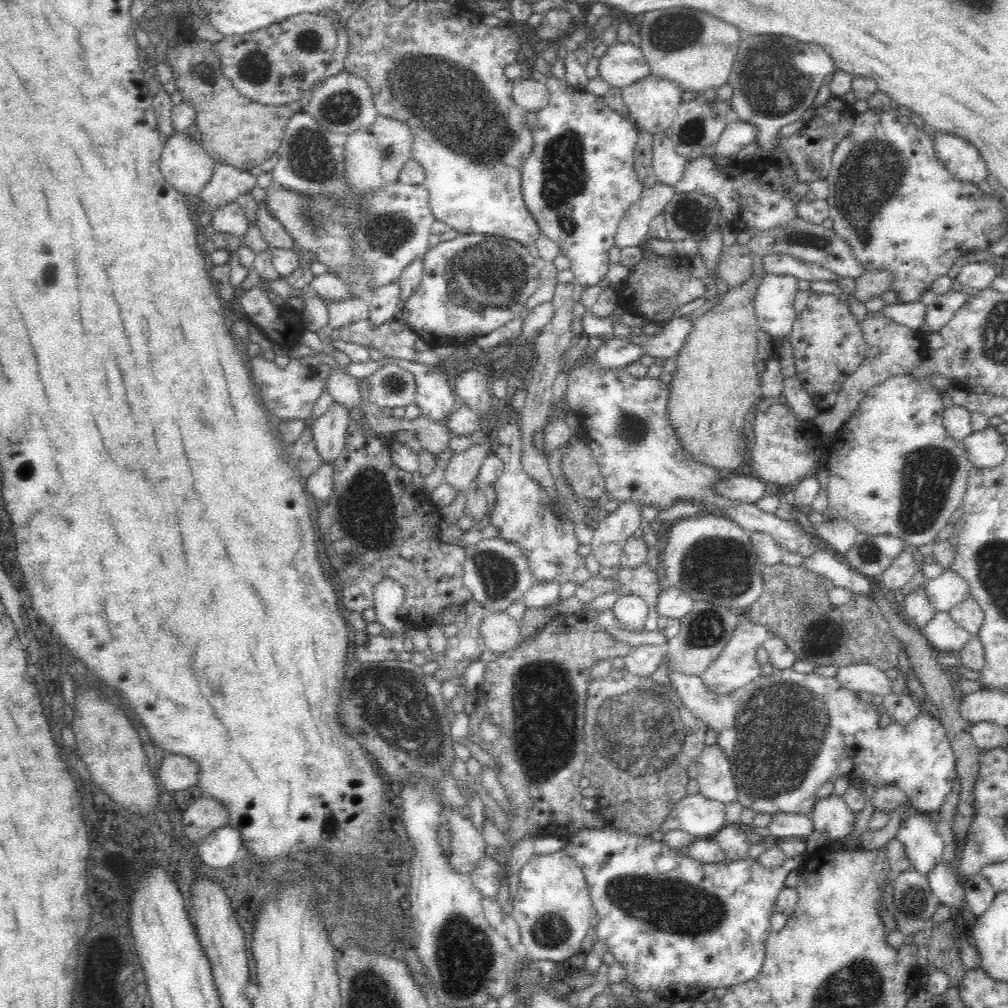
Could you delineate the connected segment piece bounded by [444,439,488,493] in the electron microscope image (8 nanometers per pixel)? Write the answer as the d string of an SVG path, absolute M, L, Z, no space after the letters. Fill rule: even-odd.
M482 440L465 450L451 451L445 467L445 481L456 491L468 493L472 489L472 482L476 478L484 459L488 455L487 446Z

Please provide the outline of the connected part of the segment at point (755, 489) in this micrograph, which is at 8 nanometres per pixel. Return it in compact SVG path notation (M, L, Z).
M748 475L724 478L712 486L712 491L730 501L754 503L773 489L762 479Z

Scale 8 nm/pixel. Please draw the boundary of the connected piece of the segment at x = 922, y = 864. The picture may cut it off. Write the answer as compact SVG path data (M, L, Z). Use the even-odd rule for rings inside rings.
M915 811L907 814L895 836L904 846L914 871L925 875L943 860L944 842L929 814Z

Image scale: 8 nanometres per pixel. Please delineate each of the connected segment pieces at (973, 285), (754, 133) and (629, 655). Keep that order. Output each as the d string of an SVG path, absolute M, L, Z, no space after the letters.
M970 262L961 266L957 280L968 295L990 288L992 280L999 274L998 265L993 262Z
M733 117L720 133L718 142L714 145L715 154L731 157L740 152L742 148L758 140L758 129L748 122Z
M659 645L632 646L623 656L627 670L636 677L650 677L662 663L663 648Z

